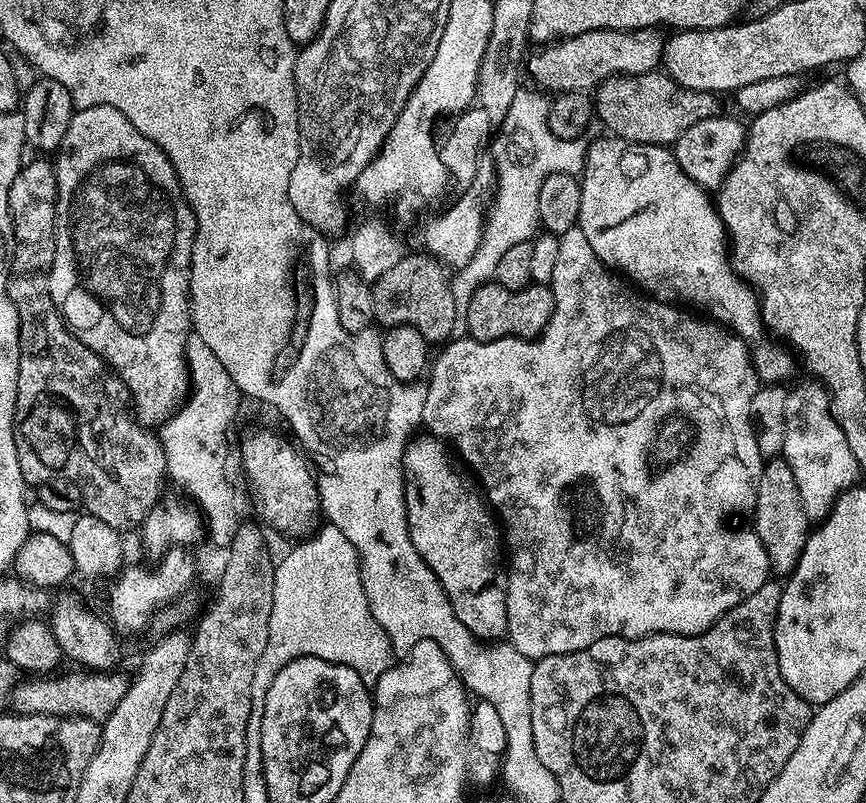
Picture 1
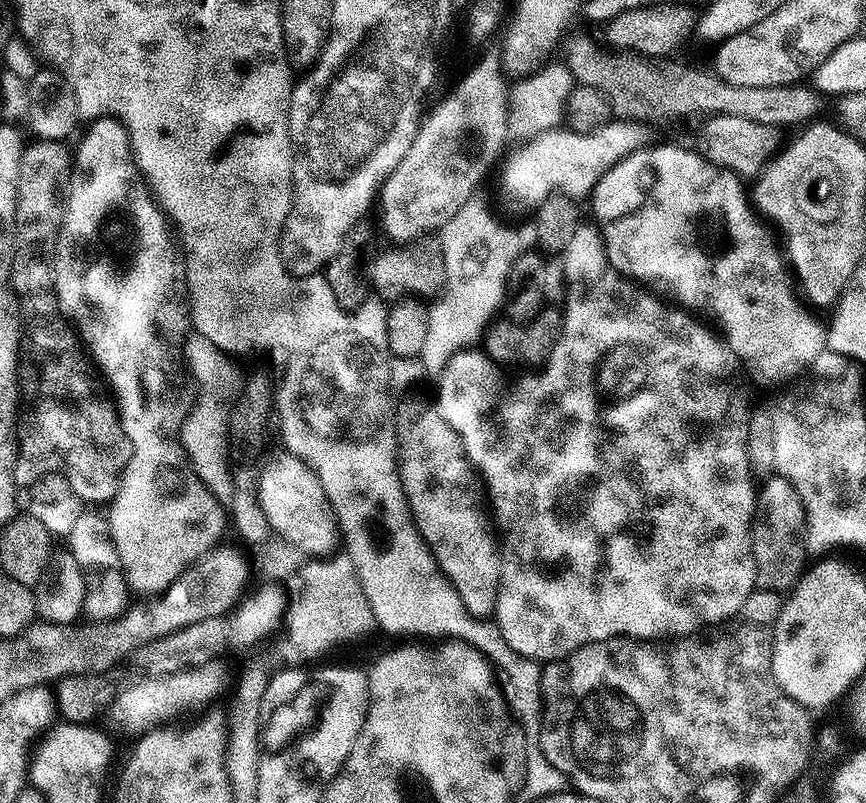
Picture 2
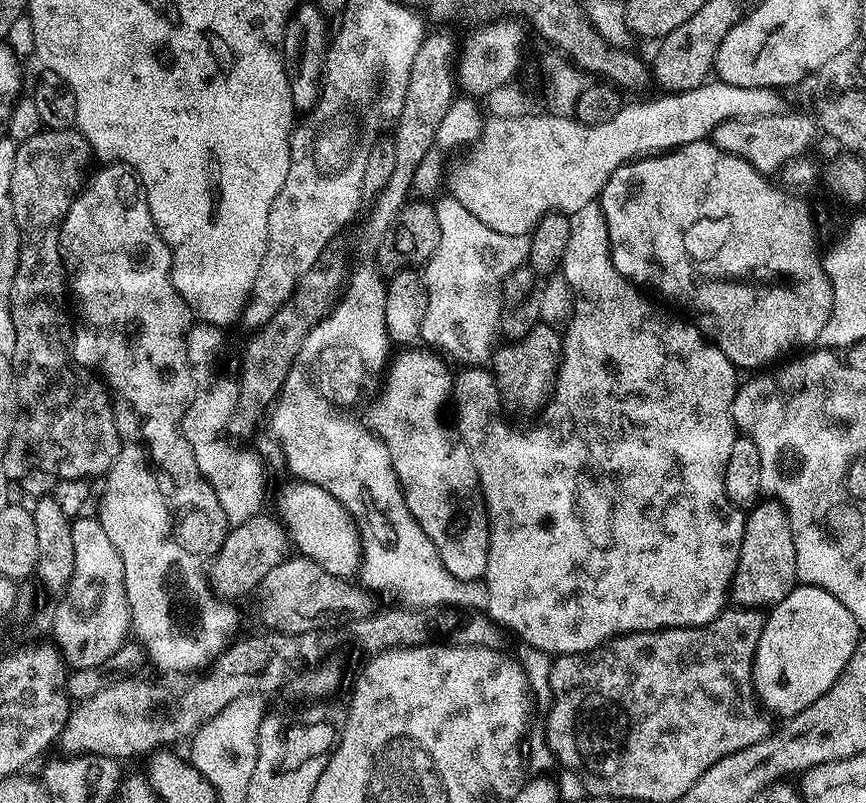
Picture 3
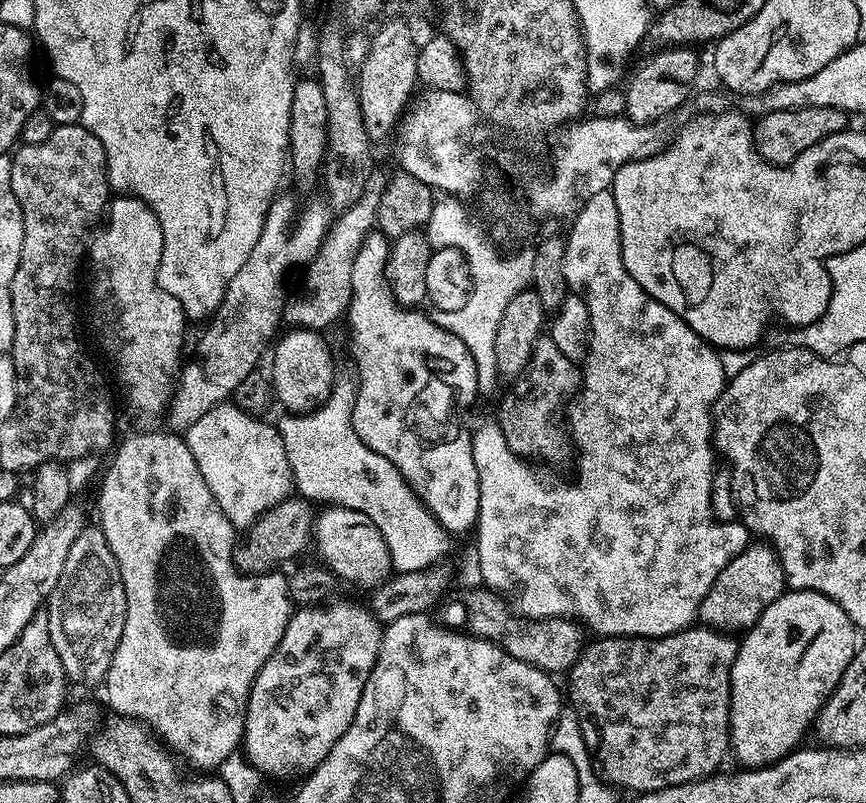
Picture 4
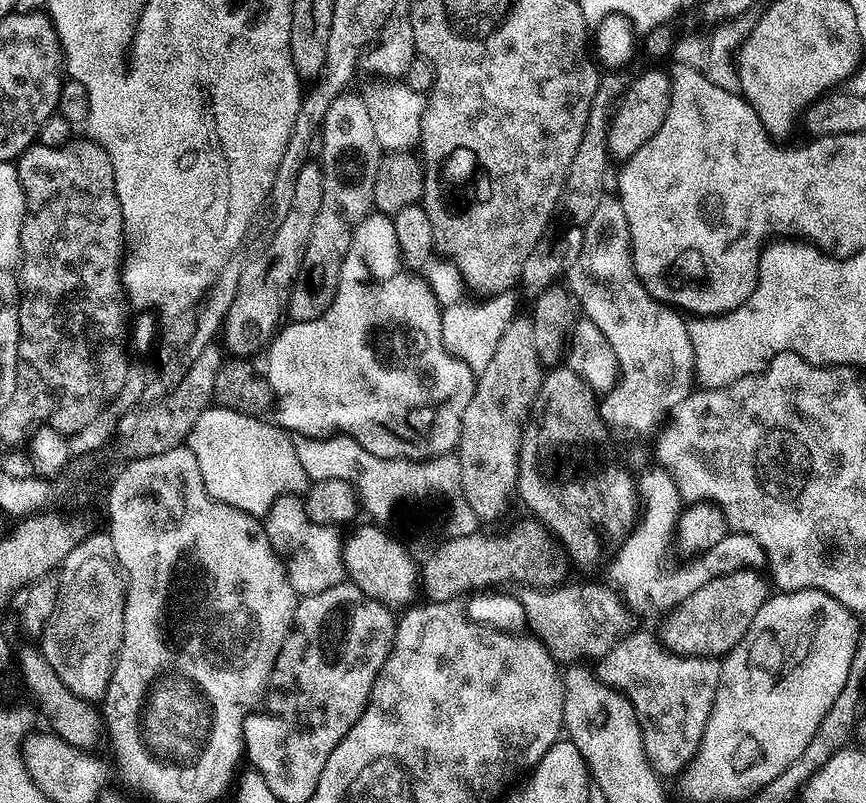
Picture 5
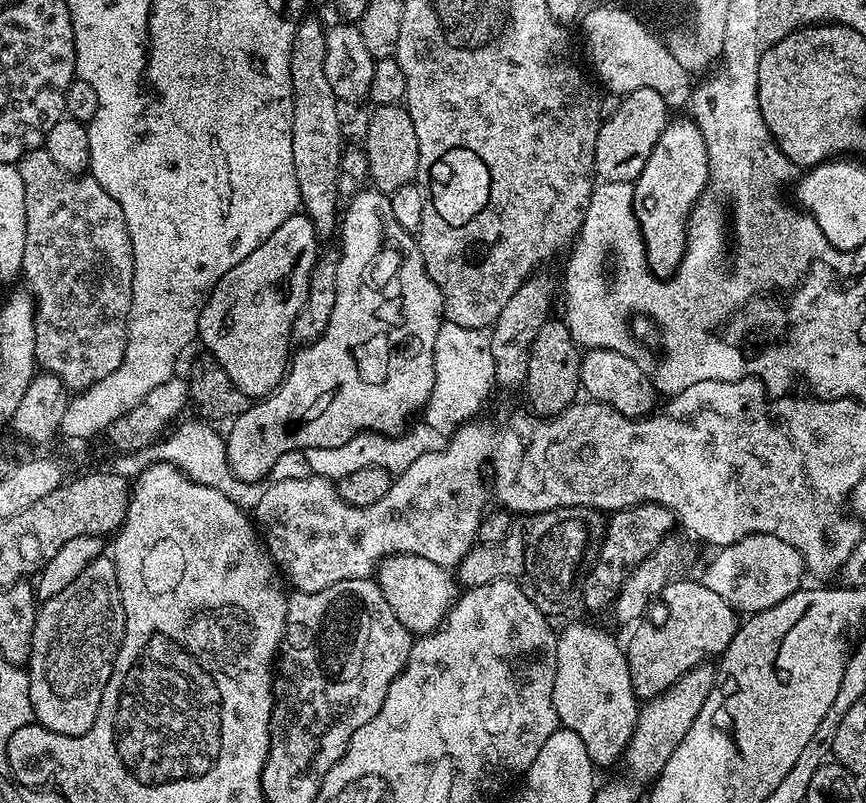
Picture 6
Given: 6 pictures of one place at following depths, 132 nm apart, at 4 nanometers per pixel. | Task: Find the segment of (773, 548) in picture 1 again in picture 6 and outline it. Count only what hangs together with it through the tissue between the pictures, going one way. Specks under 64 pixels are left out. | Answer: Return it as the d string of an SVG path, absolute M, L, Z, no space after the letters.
M699 579L670 581L659 592L658 602L660 608L653 607L650 615L631 629L633 632L628 644L626 640L632 689L644 702L666 691L679 676L705 658L712 658L708 656L719 657L730 646L738 627L736 609Z

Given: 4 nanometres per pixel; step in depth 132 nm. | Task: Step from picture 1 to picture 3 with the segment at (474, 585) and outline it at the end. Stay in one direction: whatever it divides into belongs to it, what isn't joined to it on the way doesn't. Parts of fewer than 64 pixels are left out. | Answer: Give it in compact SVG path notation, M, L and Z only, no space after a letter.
M416 346L400 350L402 352L393 358L392 365L388 368L388 377L385 378L376 401L368 408L366 424L372 435L386 446L396 477L400 480L400 489L404 492L406 506L410 514L414 514L418 526L426 530L426 538L434 542L438 558L442 558L442 566L446 566L446 570L450 570L454 578L476 582L483 577L486 570L488 513L480 490L480 479L470 458L470 450L460 439L455 427L448 425L447 428L443 418L440 417L444 403L447 400L449 403L454 392L454 372L453 369L448 369L449 361L443 355L424 346L414 347Z

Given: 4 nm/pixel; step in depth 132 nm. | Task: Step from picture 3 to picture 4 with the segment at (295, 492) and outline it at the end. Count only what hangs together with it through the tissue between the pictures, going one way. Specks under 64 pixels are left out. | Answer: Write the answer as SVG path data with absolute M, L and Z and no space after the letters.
M328 506L323 511L316 519L314 545L320 551L321 558L329 564L324 563L333 577L341 576L348 584L375 590L393 575L390 550L366 514L339 506Z

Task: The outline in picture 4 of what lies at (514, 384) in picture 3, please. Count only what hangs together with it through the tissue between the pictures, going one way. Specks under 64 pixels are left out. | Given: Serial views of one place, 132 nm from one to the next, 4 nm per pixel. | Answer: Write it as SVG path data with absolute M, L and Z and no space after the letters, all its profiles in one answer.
M541 338L537 340L530 362L522 373L523 380L524 388L520 384L514 385L512 393L500 404L498 423L506 438L506 446L510 446L513 454L525 462L541 460L544 464L560 464L568 456L568 446L570 450L566 405L582 387L581 365L566 358L551 338Z

